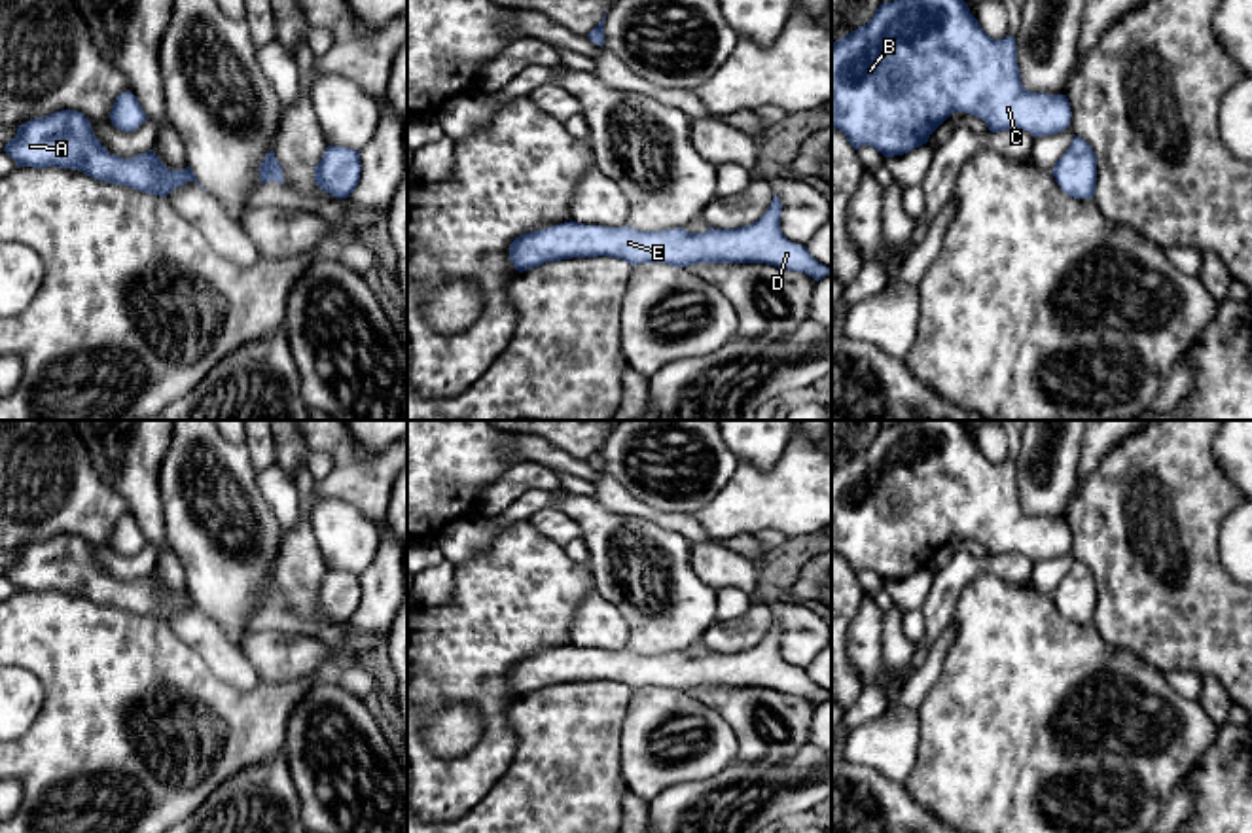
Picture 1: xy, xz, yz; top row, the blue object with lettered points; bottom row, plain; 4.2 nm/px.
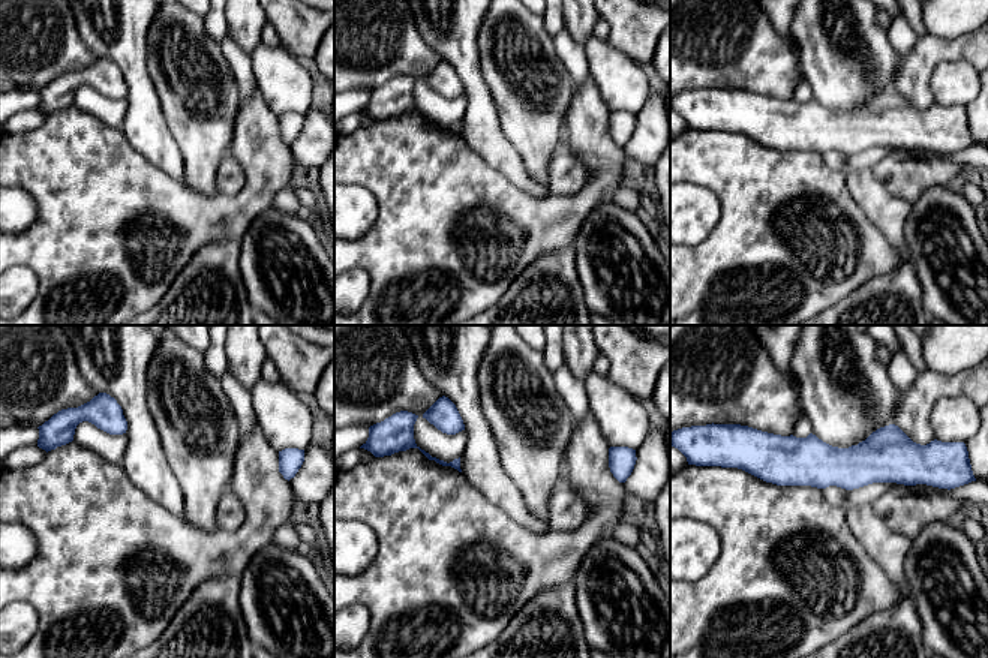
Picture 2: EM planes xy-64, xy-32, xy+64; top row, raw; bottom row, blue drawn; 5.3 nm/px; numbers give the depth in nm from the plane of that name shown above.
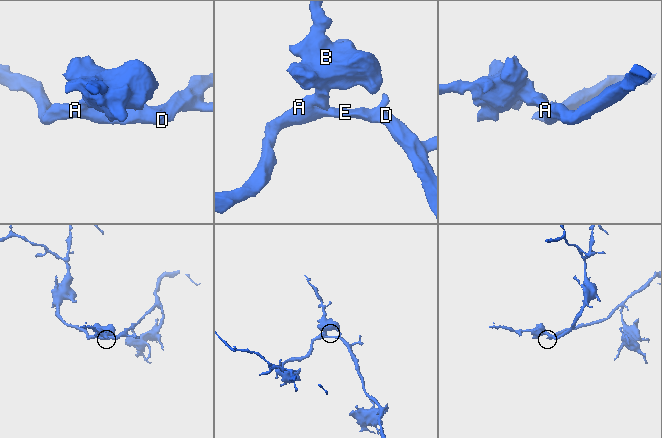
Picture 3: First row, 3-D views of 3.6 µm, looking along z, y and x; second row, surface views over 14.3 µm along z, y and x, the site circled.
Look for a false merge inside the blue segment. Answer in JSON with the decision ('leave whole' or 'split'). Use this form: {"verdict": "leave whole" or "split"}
{"verdict": "leave whole"}

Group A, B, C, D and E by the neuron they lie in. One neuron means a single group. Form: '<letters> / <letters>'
A B C D E

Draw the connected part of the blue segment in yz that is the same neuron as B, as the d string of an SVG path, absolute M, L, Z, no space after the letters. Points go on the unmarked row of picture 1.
M905 420L894 426L883 426L867 449L858 451L845 462L832 468L832 553L839 553L854 574L860 570L871 570L885 581L903 579L926 568L930 558L955 536L966 536L970 540L981 541L991 557L1021 553L1030 557L1034 562L1064 555L1070 551L1072 541L1066 519L1030 517L1023 511L1015 462L1006 460L1002 464L993 464L979 451L977 443L970 437L968 428L960 420Z

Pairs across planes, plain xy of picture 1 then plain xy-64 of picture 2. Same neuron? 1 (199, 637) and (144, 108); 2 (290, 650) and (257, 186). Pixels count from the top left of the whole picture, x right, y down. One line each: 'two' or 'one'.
1: one
2: two

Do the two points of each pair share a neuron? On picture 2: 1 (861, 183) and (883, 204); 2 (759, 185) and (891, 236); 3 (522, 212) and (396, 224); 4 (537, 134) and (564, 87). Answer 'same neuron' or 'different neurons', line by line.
1: same neuron
2: different neurons
3: same neuron
4: same neuron

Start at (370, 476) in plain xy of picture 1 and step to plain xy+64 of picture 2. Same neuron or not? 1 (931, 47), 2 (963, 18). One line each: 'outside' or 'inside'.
1: inside
2: outside

